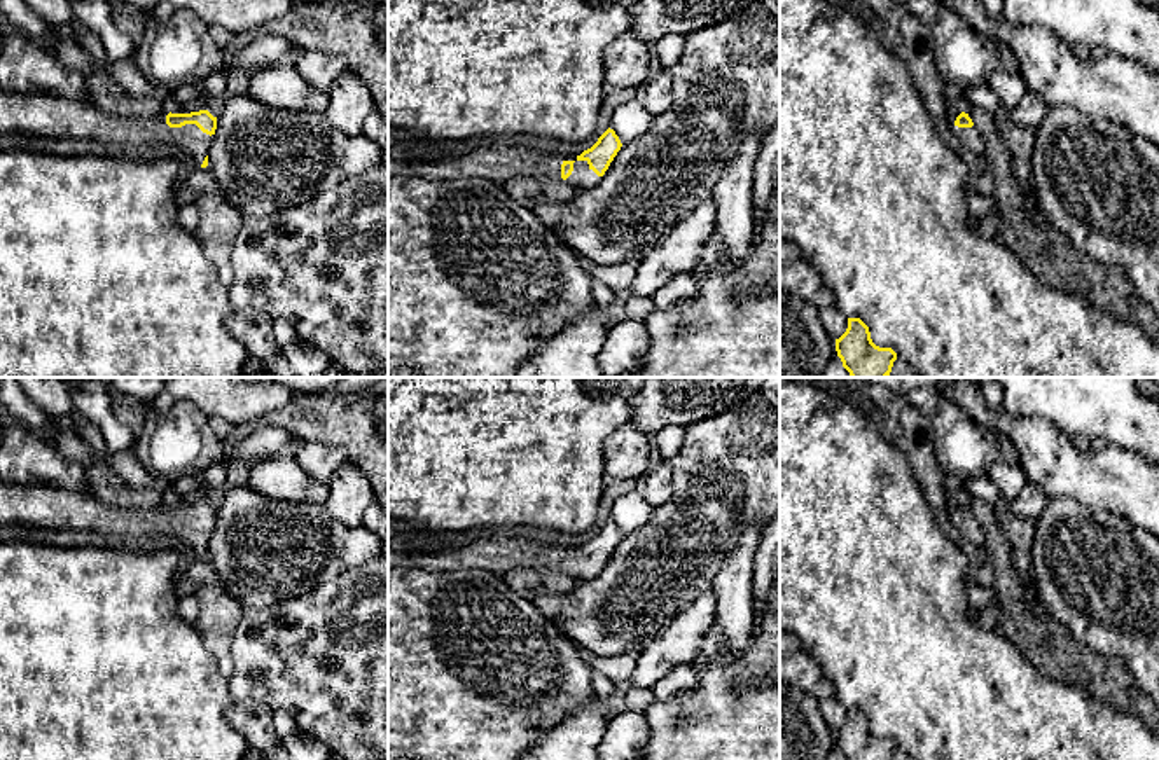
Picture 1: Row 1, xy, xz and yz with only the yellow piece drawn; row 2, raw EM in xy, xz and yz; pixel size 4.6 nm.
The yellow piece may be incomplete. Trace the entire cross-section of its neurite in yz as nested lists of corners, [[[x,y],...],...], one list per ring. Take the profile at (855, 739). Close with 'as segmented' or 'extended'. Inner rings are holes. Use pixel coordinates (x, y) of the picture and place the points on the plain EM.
[[[848,709],[846,723],[836,730],[836,743],[844,760],[892,760],[897,744],[872,734],[869,718],[860,709]]]; as segmented

